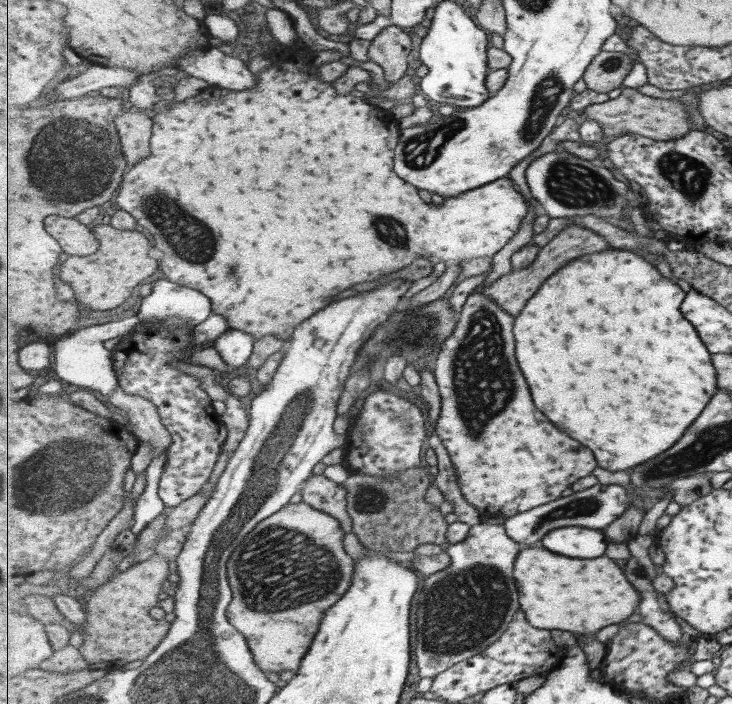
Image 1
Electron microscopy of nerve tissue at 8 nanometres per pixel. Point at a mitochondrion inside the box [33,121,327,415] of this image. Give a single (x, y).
(192, 239)

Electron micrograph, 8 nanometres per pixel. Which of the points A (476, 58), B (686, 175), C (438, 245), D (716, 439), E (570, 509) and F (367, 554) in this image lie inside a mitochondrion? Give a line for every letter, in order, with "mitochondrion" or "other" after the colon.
A: other
B: mitochondrion
C: other
D: mitochondrion
E: mitochondrion
F: other

